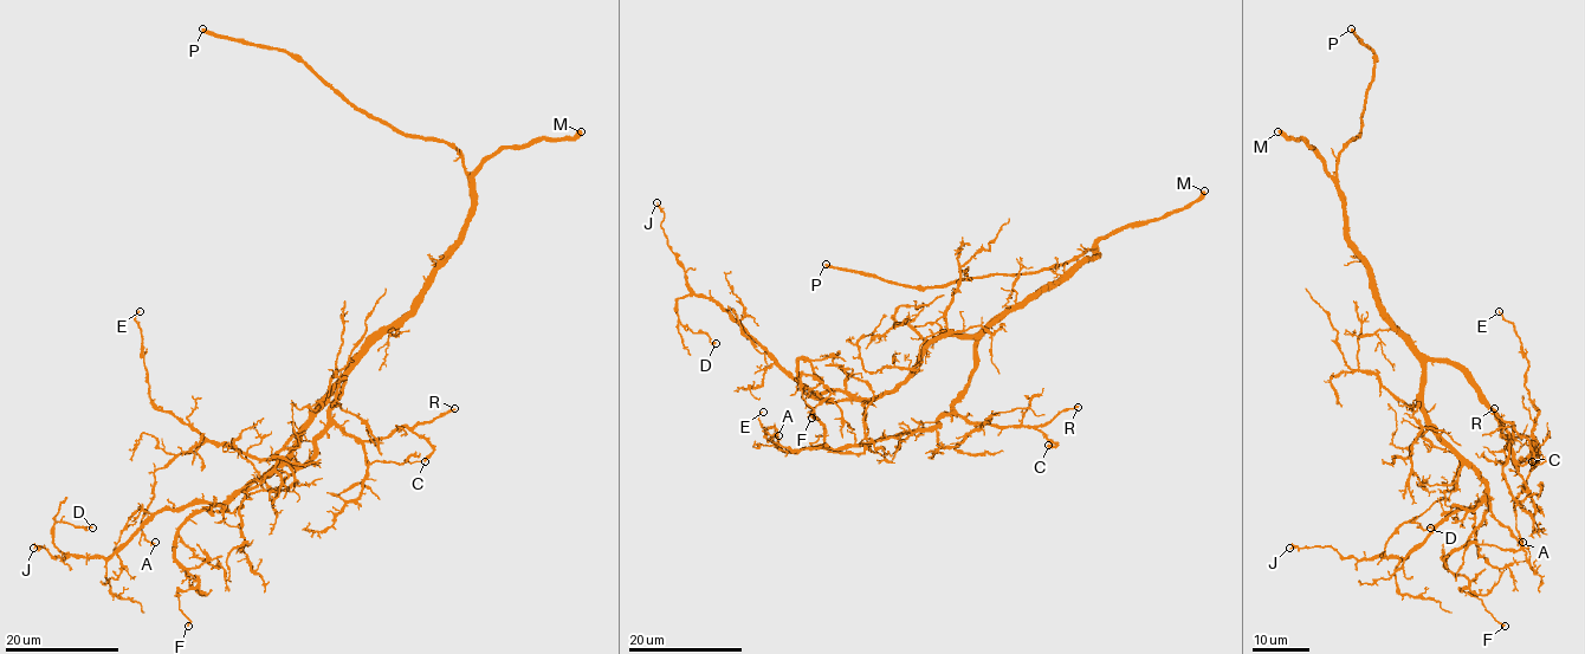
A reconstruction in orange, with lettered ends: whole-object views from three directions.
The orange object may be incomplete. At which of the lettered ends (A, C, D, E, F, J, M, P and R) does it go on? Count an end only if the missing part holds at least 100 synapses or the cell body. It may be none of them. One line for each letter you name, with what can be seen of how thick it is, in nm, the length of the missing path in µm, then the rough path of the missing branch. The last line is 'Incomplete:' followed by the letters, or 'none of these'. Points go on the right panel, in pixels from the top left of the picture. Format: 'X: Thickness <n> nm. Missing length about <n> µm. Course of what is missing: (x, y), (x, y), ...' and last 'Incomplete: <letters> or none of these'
M: Thickness 550 nm. Missing length about 200 µm
P: Thickness 420 nm. Missing length about 160 µm
Incomplete: M, P

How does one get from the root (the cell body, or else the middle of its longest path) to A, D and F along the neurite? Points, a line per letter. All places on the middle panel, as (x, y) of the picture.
A: (997, 321), (932, 428), (835, 449), (784, 448), (764, 429), (778, 435)
D: (997, 321), (977, 335), (940, 335), (874, 397), (809, 392), (718, 305), (678, 298), (678, 321), (716, 343)
F: (997, 321), (977, 335), (940, 335), (874, 397), (807, 394), (800, 360), (821, 381), (800, 377), (812, 418)

